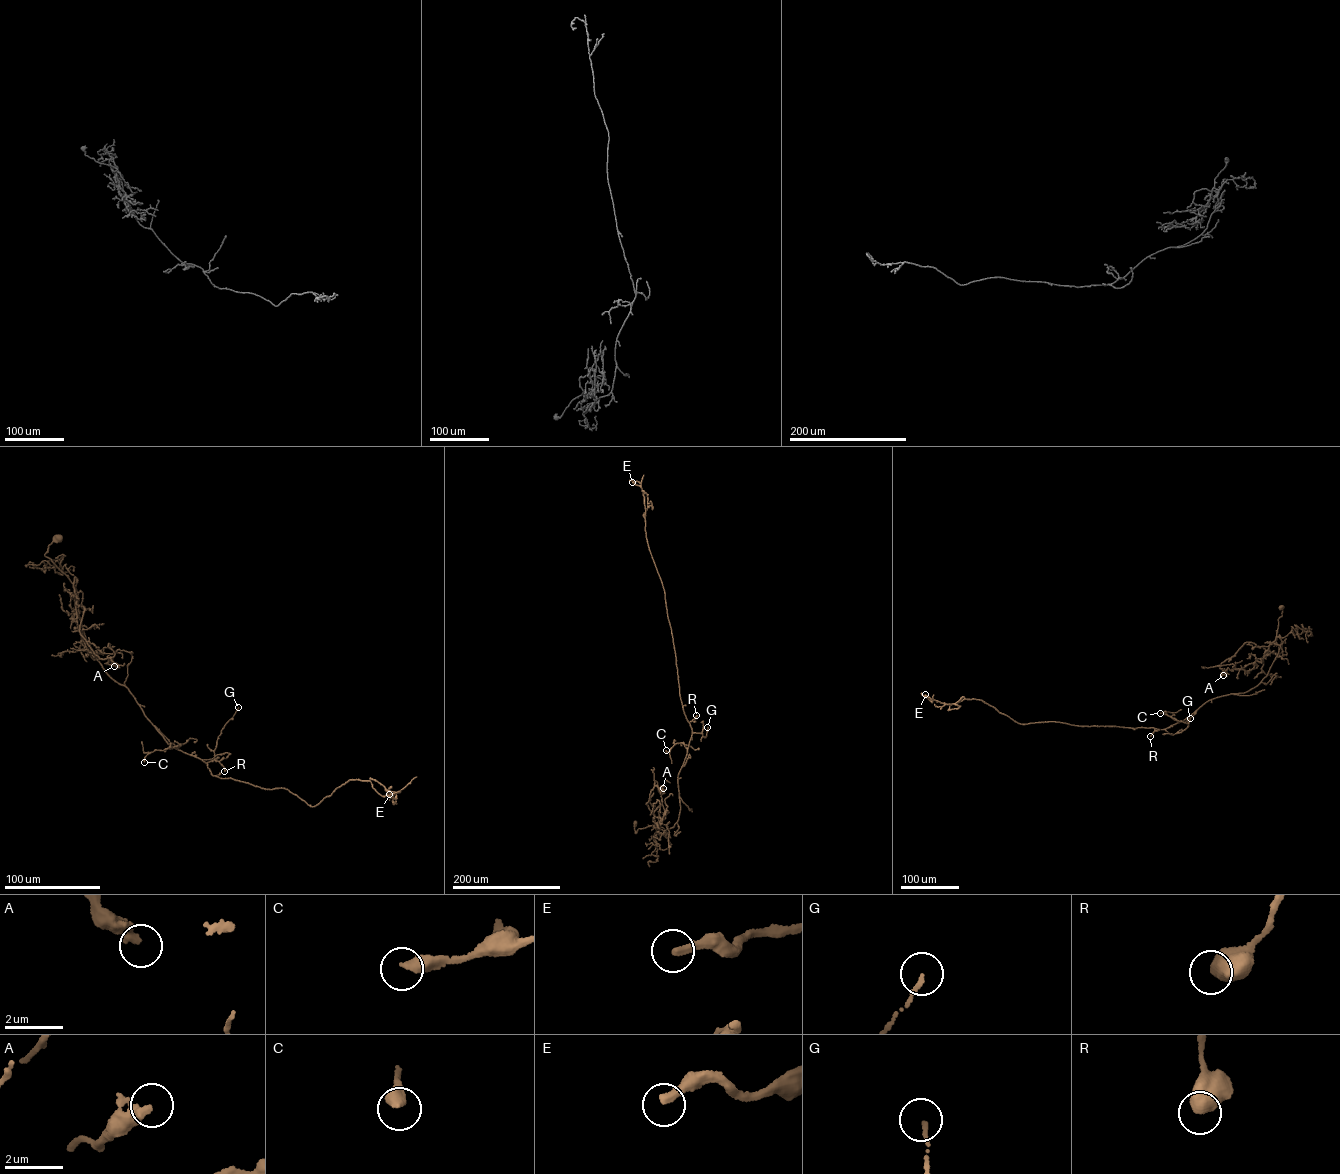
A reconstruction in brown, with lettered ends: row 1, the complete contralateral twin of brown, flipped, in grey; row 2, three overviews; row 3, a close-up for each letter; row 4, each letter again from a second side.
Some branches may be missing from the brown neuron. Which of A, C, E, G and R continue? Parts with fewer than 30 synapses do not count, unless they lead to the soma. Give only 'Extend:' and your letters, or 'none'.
Extend: E

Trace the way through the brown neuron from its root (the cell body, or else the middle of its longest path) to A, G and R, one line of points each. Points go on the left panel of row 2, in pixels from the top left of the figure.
A: (57, 539), (44, 555), (70, 579), (76, 603), (85, 608), (81, 635), (100, 658), (111, 657), (114, 666)
G: (57, 539), (44, 555), (72, 583), (76, 578), (87, 642), (168, 743), (213, 759), (238, 707)
R: (57, 539), (44, 555), (76, 578), (79, 617), (103, 668), (168, 743), (224, 771)

